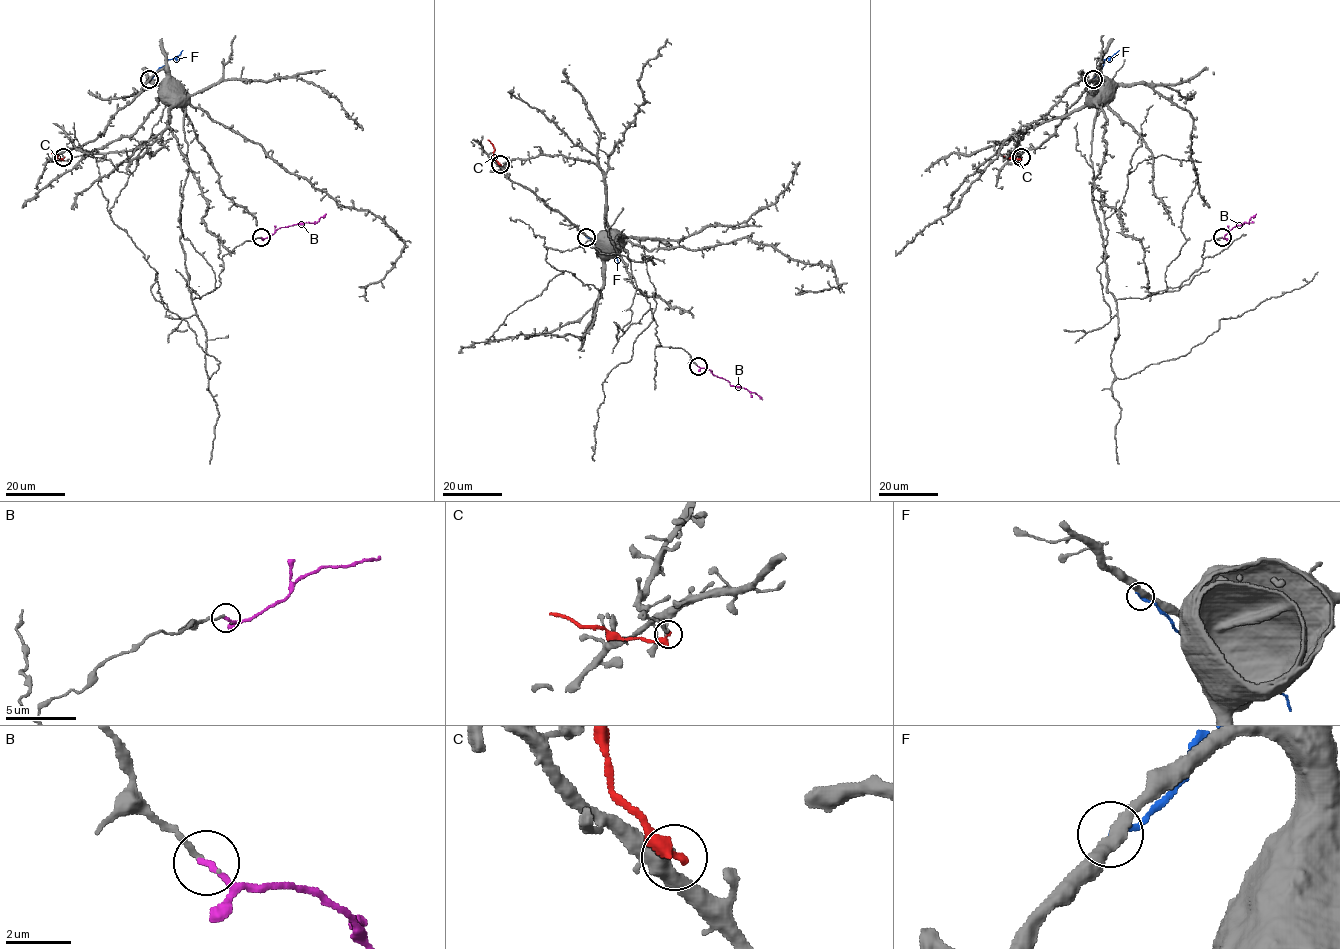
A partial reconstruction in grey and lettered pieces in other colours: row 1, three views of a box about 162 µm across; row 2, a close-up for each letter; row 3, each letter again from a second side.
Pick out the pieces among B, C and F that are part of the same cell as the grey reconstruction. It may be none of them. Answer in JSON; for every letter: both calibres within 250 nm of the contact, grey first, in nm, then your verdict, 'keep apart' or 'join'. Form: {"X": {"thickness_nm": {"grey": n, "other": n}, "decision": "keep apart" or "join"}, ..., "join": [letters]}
{"B": {"thickness_nm": {"grey": 170, "other": 190}, "decision": "join"}, "C": {"thickness_nm": {"grey": 180, "other": 420}, "decision": "keep apart"}, "F": {"thickness_nm": {"grey": 400, "other": 220}, "decision": "keep apart"}, "join": ["B"]}

